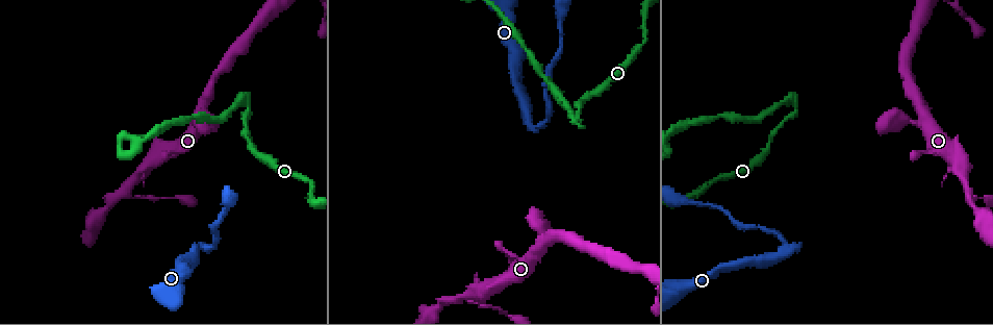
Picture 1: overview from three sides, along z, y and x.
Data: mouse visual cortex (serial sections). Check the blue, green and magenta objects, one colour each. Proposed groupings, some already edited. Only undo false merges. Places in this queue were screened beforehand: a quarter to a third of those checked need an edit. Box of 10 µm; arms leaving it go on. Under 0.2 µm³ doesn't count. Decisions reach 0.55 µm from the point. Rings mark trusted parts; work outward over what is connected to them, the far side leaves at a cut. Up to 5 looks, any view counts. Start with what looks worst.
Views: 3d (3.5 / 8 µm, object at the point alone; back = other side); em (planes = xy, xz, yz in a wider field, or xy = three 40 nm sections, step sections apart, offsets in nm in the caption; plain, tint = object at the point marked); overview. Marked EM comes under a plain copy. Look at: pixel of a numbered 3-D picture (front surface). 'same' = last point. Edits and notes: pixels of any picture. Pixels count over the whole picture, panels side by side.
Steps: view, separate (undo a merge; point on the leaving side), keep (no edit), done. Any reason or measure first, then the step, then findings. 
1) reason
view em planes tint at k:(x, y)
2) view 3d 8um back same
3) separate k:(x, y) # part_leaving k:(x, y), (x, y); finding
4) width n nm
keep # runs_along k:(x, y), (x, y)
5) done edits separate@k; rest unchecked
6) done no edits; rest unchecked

view 3d 3.5um at 1:(458, 297)

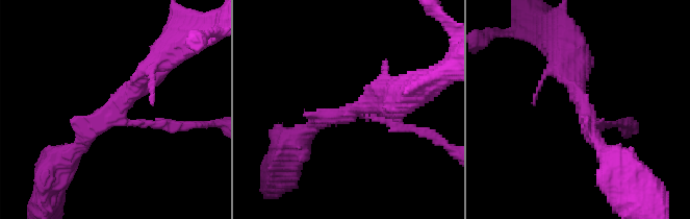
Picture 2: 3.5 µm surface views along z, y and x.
arms 3; arm_widths 150, 250, 250 nm
view em xy step 1 tint at 2:(118, 110)

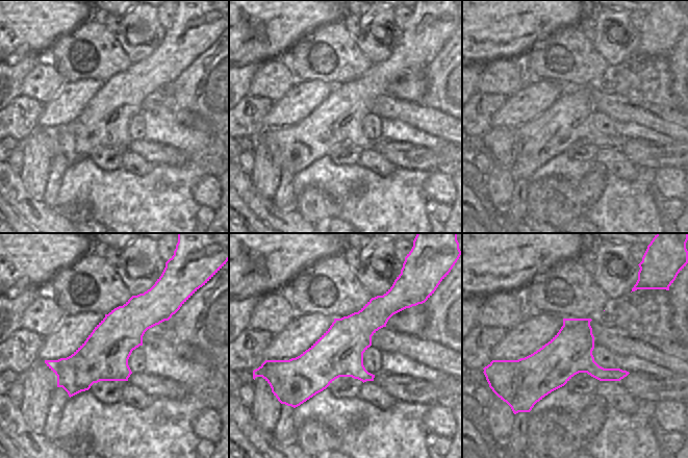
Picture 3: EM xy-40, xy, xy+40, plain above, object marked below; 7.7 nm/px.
another direction
view em xy step 5 tint same

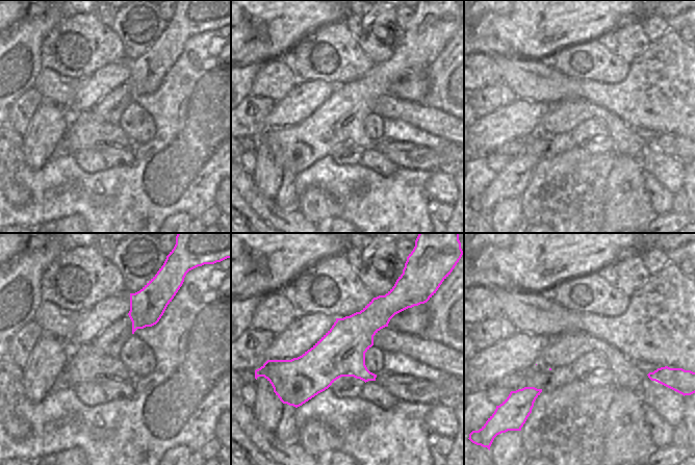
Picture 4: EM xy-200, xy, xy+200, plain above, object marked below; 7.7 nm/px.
keep # runs_along 4:(401, 307), (322, 365), (280, 363); all the same cell

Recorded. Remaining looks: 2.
abrupt turn
view 3d 8um at 1:(580, 126)

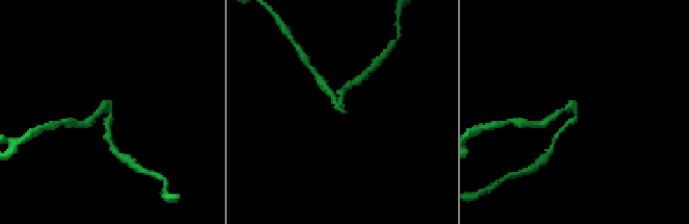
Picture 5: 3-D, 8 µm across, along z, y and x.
view em xy step 2 tint same

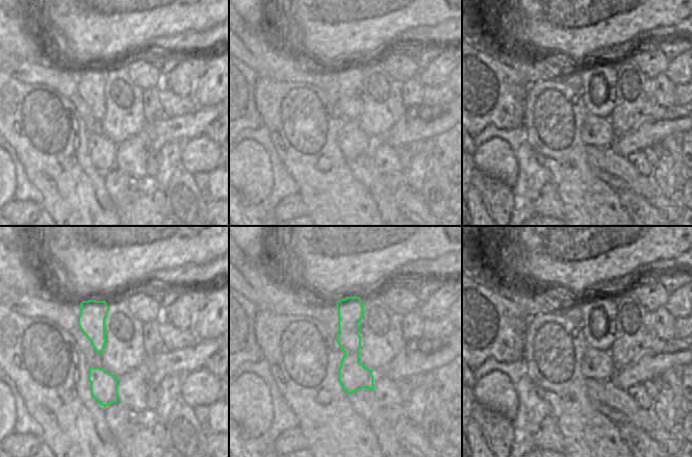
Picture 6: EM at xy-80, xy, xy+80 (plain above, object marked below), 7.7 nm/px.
width 220 nm
separate 5:(330, 93) # part_leaving 5:(340, 110), (334, 96), (319, 79); two cells meet here

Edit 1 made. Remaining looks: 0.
done edits separate@5; rest unchecked

